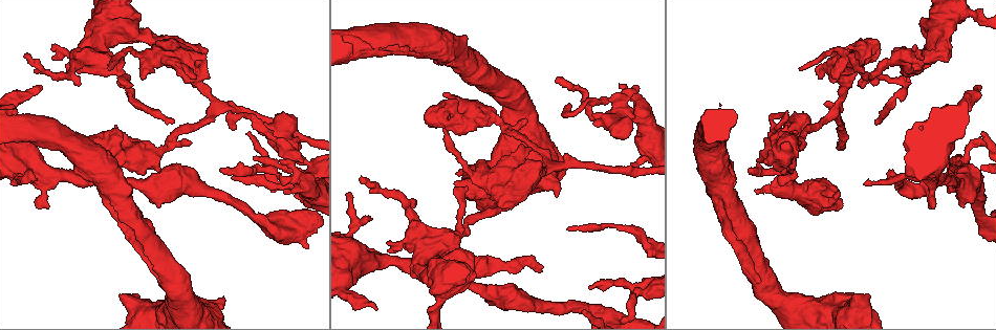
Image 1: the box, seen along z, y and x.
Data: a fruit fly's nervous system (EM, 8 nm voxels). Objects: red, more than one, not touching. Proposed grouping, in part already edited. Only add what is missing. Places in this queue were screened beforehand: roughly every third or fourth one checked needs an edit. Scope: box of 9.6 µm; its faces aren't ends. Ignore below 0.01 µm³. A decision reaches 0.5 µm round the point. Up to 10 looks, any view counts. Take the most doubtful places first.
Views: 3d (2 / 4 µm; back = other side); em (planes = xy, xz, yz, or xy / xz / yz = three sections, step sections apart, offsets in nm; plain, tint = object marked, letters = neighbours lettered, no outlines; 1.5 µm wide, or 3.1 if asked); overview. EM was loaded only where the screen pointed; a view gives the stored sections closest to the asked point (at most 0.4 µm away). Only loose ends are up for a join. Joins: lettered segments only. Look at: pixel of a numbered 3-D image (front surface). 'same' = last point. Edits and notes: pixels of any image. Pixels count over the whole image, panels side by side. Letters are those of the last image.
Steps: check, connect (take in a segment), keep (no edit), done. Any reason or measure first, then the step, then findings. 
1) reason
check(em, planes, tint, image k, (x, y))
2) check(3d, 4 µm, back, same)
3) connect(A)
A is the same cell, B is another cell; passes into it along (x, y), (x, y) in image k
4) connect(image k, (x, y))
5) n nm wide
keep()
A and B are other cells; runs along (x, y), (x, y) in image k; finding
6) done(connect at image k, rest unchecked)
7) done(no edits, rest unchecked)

check(3d, 4 µm, image 1, (445, 128))

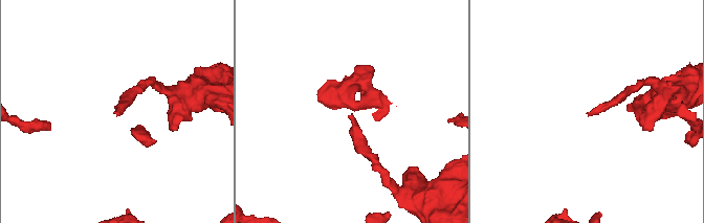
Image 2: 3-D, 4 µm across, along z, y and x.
need the tissue
check(em, planes, plain, image 2, (114, 112))

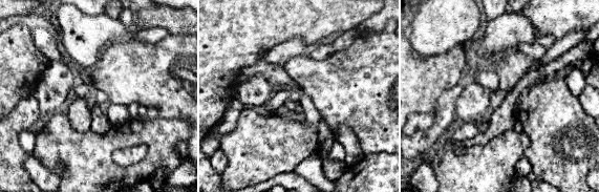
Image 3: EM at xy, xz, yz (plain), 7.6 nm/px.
see the neighbours
check(em, planes, letters, same)

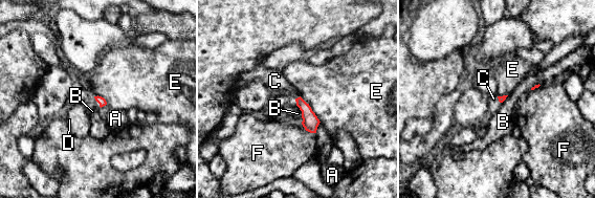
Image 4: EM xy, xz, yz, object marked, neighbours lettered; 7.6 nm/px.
connect(C)
C is the same cell, A, B, D, E and F are other cells; passes into it along (100, 100), (97, 102), (93, 104) in image 4; the neuron continues

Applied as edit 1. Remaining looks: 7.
check(overview)

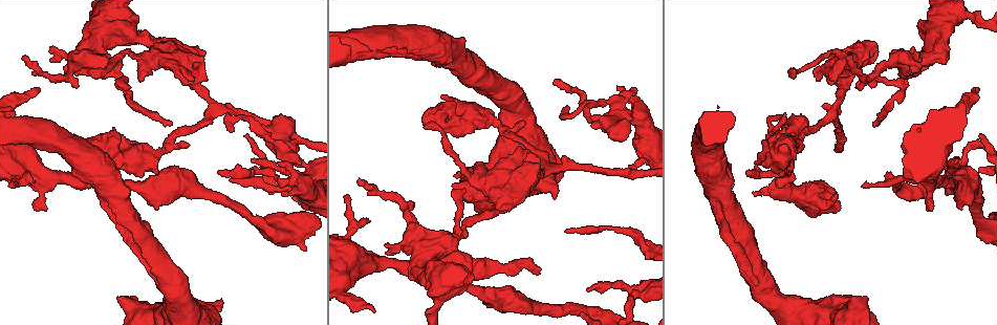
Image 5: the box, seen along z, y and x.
free end
check(em, xy, step 4, letters, image 5, (256, 134))

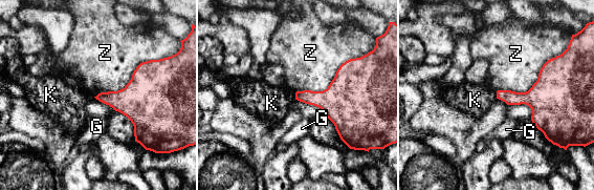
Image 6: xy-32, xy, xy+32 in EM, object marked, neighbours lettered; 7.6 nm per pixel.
another direction
check(em, planes, letters, same)

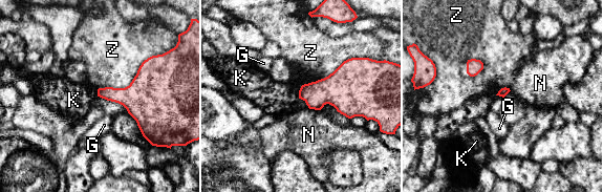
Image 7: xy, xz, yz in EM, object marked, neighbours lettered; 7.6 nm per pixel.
keep()
G, K, N and Z are other cells; border along (298, 90), (299, 98) in image 7; none of them fits

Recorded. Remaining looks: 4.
branch stops here
check(em, planes, letters, image 5, (358, 180))

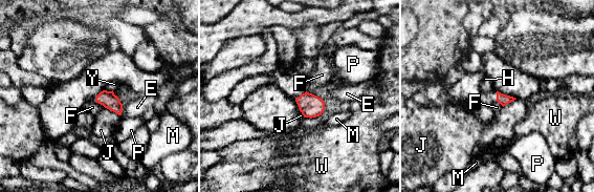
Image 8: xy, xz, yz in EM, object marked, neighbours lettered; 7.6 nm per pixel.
J touches over 140 nm
keep()
E, F, H, J, M, P, W and Y are other cells; border along (95, 101), (105, 107) in image 8; no lettered segment goes on from it

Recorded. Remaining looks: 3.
done(connect at image 4, rest unchecked)

